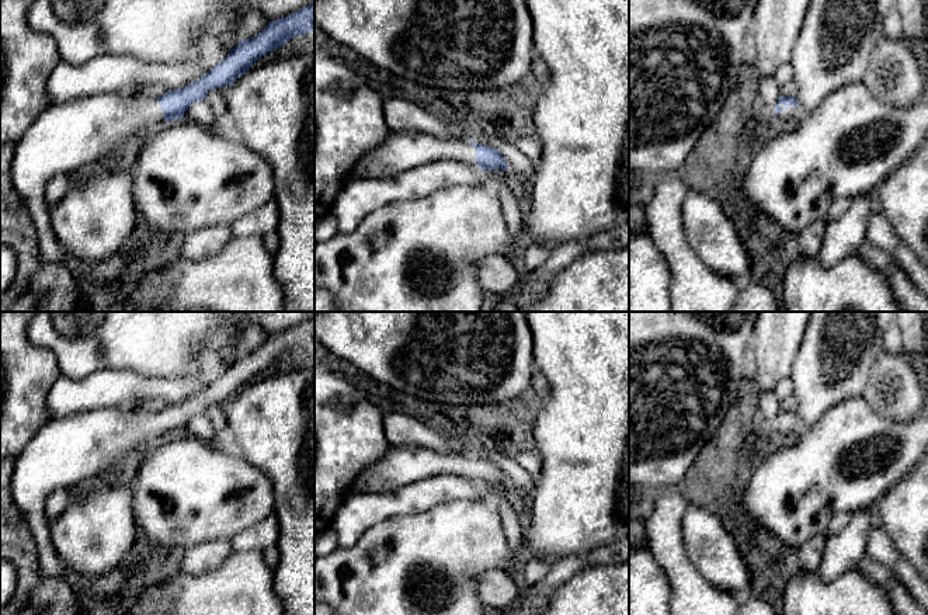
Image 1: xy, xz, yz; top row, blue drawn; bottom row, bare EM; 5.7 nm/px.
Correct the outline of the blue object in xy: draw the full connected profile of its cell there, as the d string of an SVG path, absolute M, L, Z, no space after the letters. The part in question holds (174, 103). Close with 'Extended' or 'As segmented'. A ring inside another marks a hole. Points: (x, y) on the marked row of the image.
M314 1L278 20L261 32L241 39L225 59L192 83L167 90L157 98L128 98L122 93L100 94L52 104L17 140L10 176L24 199L38 234L39 258L65 264L65 247L56 237L45 187L56 174L74 177L111 159L132 135L145 135L171 119L184 118L194 101L212 88L232 84L268 52L295 35L314 28Z. Extended

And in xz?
M389 132L378 146L364 153L350 171L350 178L382 180L416 166L449 159L487 170L507 170L507 161L497 149L462 139L441 139L428 132Z. Extended

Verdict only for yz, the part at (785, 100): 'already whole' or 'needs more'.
needs more

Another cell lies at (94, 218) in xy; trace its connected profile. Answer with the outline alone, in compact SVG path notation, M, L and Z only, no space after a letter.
M98 166L72 177L69 191L49 208L49 216L60 244L76 258L95 264L108 260L118 253L136 225L131 171Z

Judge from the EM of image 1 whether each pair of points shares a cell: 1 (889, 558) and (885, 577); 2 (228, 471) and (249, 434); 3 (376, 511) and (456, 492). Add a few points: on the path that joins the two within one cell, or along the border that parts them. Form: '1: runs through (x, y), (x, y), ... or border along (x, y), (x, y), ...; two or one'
1: border along (866, 555), (882, 563), (909, 591); two
2: border along (232, 448), (264, 473); two
3: runs through (396, 503), (437, 492); one

